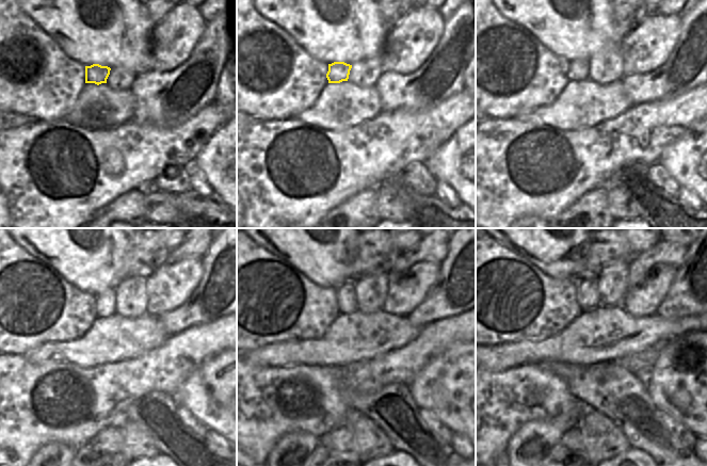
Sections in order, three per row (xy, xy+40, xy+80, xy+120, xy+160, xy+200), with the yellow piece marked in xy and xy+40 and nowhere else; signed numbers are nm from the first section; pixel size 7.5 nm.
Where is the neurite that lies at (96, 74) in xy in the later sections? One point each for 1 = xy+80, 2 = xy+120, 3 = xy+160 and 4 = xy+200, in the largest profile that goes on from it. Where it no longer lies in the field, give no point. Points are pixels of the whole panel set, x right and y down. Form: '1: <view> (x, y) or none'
1: xy+80 (579, 69)
2: xy+120 (107, 302)
3: xy+160 (347, 302)
4: xy+200 (588, 296)

